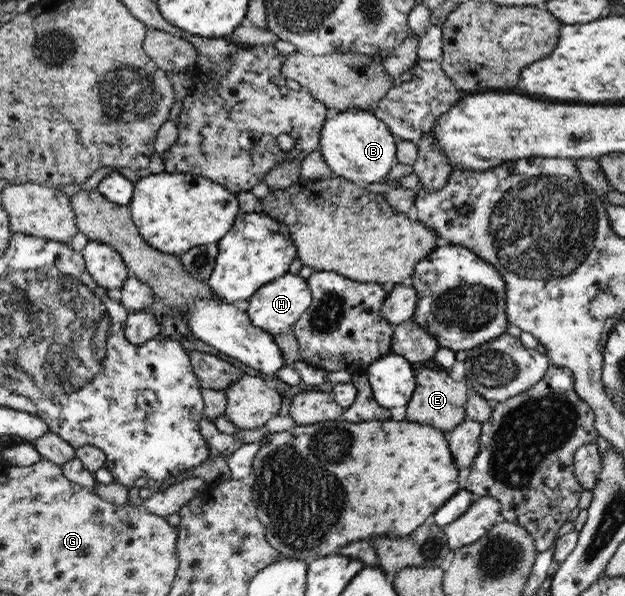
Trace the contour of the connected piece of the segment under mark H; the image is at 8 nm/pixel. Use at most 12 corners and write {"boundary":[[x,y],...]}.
{"boundary":[[299,274],[264,284],[248,302],[253,326],[291,330],[312,293]]}

